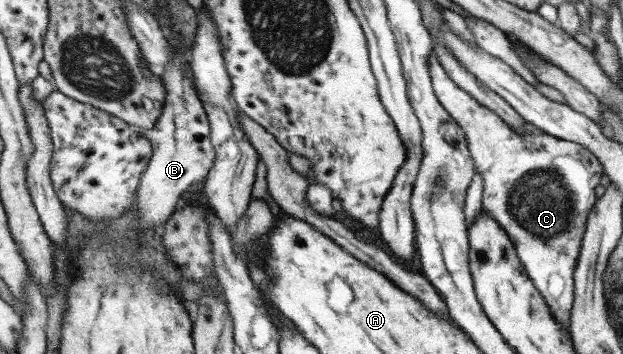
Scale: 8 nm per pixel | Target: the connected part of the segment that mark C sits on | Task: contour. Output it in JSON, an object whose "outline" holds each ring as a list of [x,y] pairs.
{"outline":[[[430,52],[430,79],[440,105],[460,125],[466,146],[474,160],[476,172],[484,179],[482,208],[506,230],[514,242],[517,257],[526,275],[550,307],[553,319],[566,331],[570,329],[570,311],[574,303],[574,271],[580,257],[582,238],[592,206],[597,201],[595,188],[600,184],[603,167],[600,160],[587,148],[573,141],[558,139],[524,121],[524,133],[514,131],[497,113],[478,103],[446,74],[436,52]]]}

